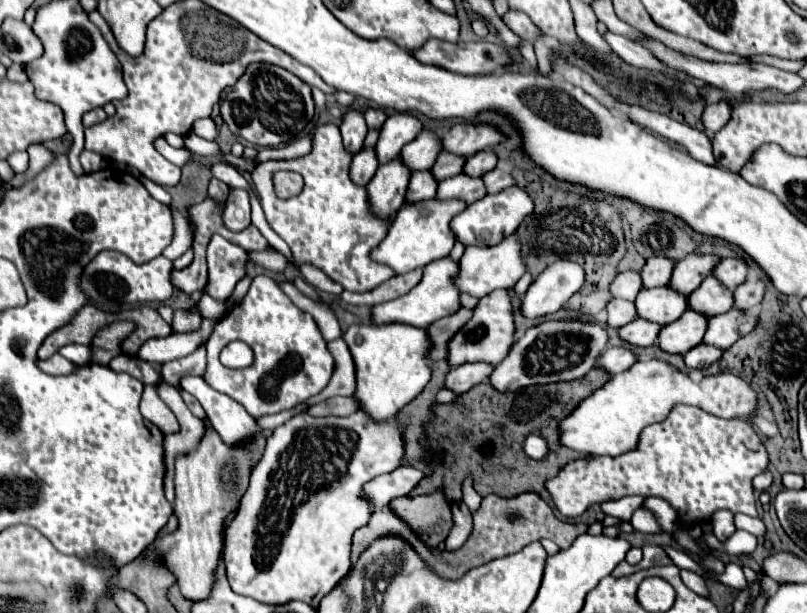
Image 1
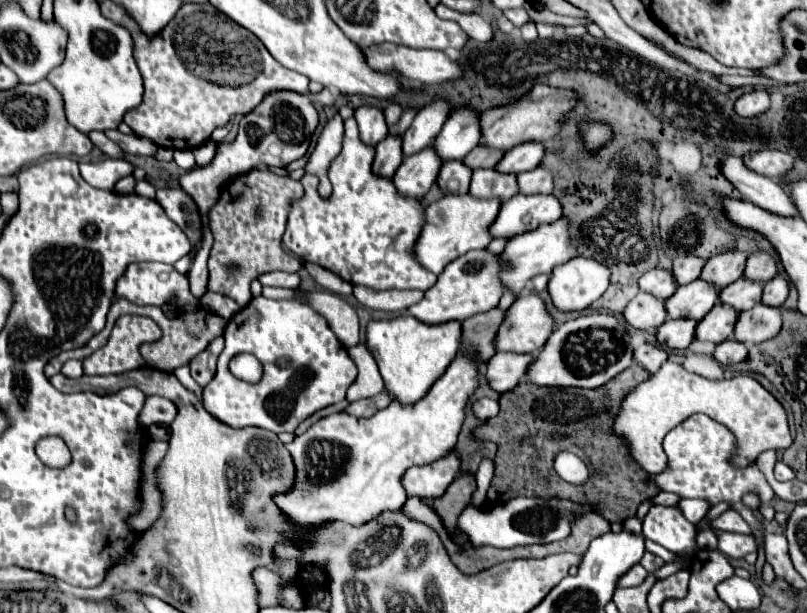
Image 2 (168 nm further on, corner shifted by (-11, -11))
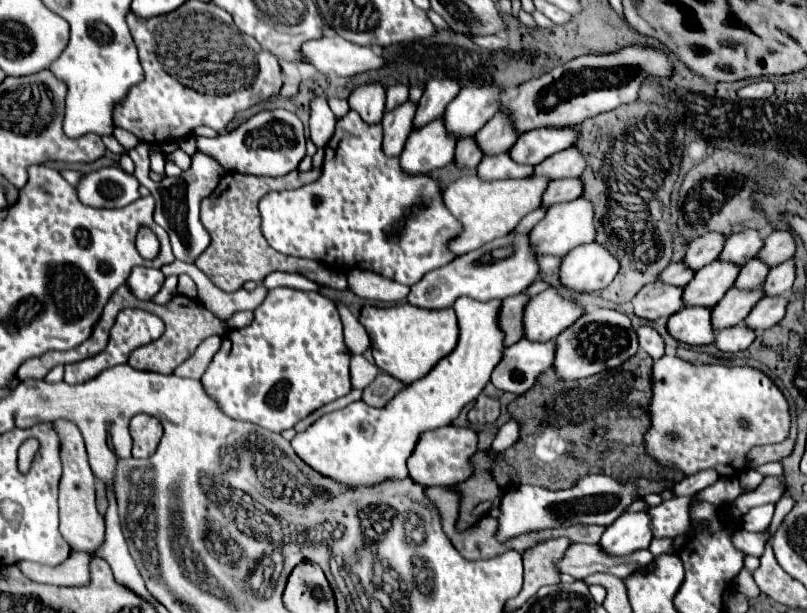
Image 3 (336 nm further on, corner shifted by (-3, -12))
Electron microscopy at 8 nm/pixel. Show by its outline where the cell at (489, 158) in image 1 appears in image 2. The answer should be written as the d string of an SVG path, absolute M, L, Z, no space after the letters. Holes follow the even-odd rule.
M524 143L520 147L514 147L508 151L498 165L494 167L498 173L522 173L532 171L538 167L538 163L544 157L544 145L542 143Z

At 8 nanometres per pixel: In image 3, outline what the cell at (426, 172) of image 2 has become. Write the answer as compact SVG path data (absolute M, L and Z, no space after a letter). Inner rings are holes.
M444 118L432 120L416 130L406 140L400 154L402 168L412 174L430 174L454 160L456 136L446 130Z

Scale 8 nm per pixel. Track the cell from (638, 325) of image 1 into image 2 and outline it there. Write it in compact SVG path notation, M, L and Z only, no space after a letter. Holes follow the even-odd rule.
M666 319L664 325L658 327L656 339L658 343L670 349L686 349L694 341L696 321L690 319Z

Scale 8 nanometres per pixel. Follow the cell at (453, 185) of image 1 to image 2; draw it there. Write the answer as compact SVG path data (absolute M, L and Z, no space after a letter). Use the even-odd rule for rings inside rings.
M476 169L470 181L470 195L478 199L508 201L518 193L516 175L500 175L494 169Z

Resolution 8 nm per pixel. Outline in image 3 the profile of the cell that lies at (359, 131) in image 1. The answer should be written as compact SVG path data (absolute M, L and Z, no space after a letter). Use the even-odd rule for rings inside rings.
M364 84L358 86L350 98L350 108L356 110L368 124L376 124L384 116L384 106L386 106L386 90L380 84Z

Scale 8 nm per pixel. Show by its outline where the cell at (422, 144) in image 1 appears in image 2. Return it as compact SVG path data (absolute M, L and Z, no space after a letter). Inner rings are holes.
M458 109L452 113L438 139L434 141L434 151L440 157L442 163L448 161L462 161L472 147L476 147L480 141L480 129L478 129L478 115L470 109Z

